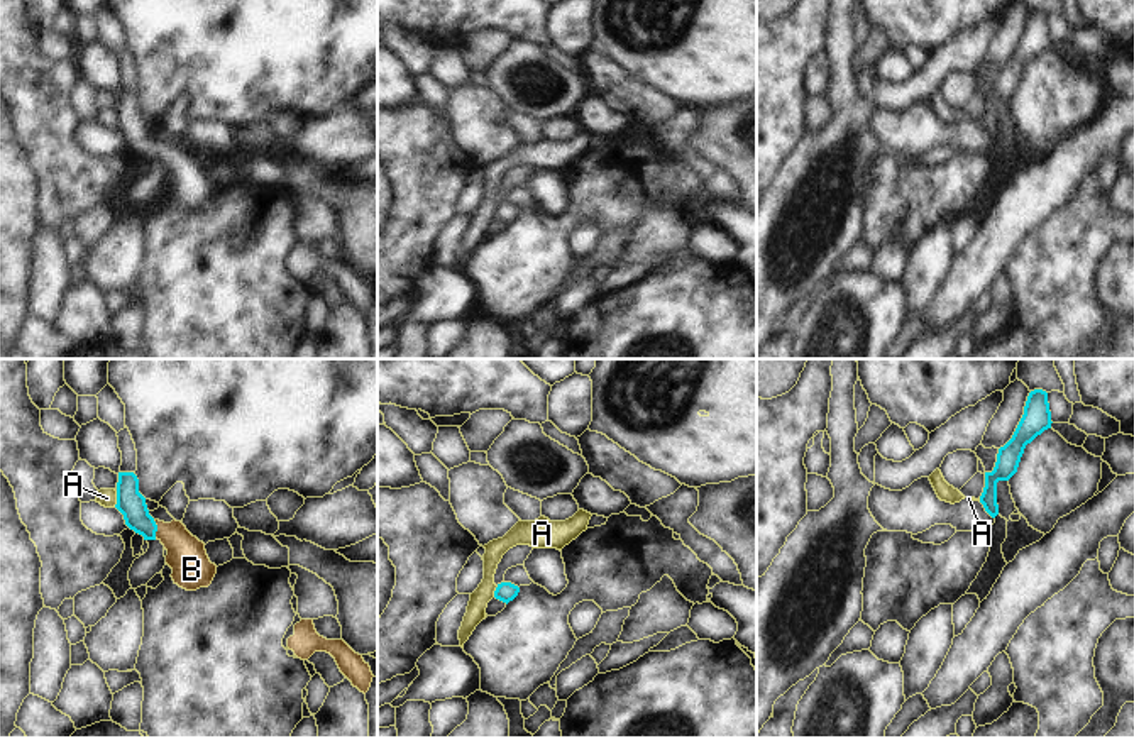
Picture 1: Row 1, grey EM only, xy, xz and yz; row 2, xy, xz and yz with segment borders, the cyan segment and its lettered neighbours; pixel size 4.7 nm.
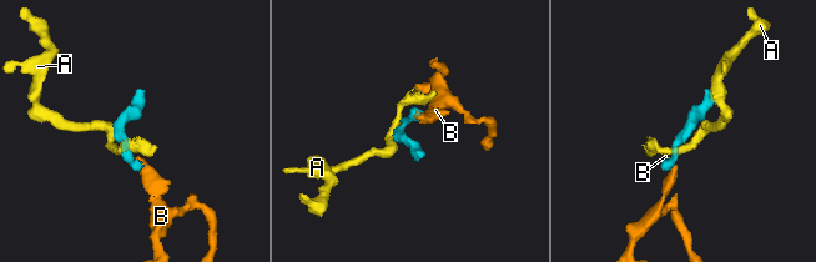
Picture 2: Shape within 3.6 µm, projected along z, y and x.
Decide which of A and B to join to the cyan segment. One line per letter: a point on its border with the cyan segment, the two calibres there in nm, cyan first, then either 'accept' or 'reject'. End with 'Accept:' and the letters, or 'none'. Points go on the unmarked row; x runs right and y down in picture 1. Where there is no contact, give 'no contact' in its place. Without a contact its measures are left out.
A: xy (117, 121) | 140/90 nm | reject
B: xy (156, 149) | 140/190 nm | accept
Accept: B

